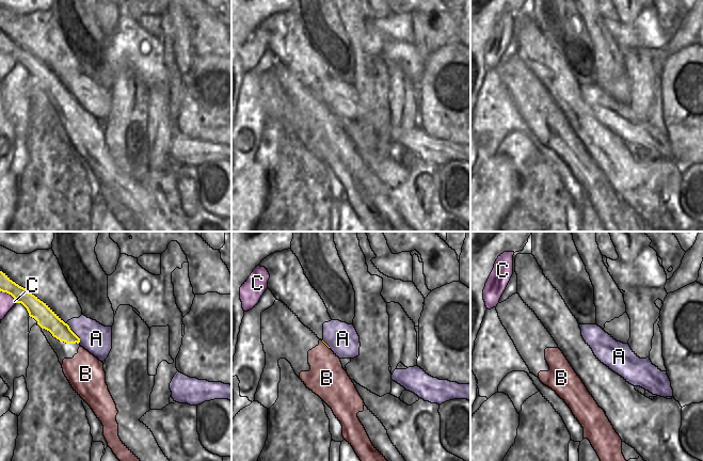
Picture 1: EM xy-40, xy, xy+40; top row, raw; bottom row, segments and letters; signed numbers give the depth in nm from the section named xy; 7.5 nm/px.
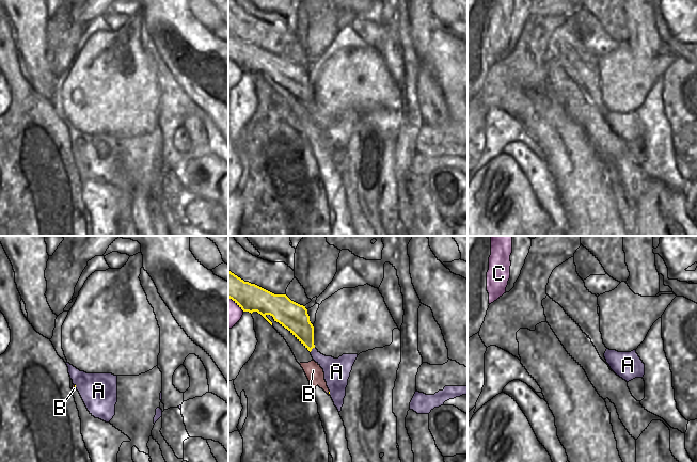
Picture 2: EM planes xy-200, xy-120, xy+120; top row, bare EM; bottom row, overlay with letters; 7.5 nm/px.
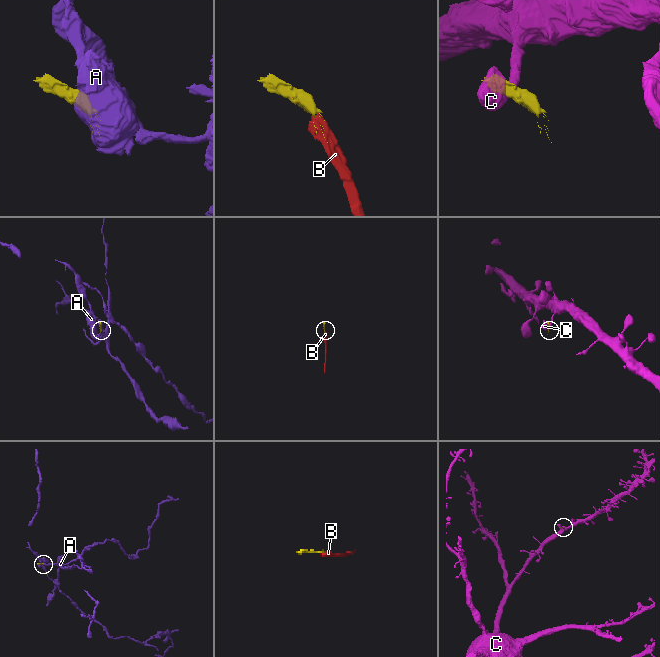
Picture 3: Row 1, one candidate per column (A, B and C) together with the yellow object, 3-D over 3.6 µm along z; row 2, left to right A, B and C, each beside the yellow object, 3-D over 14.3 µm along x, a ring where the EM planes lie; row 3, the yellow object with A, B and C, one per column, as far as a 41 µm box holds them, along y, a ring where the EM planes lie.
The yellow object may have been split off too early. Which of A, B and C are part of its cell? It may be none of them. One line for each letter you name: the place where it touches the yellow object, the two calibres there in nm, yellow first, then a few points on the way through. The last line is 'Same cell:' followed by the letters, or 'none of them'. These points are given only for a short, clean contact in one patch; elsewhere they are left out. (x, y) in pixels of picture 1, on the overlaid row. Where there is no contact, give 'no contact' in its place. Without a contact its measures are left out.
B: contact xy (325, 344); calibres 20 and 280 nm
Same cell: B

